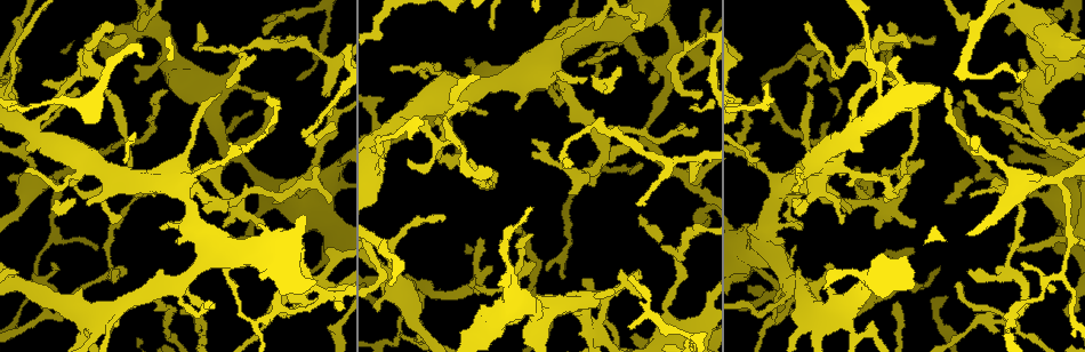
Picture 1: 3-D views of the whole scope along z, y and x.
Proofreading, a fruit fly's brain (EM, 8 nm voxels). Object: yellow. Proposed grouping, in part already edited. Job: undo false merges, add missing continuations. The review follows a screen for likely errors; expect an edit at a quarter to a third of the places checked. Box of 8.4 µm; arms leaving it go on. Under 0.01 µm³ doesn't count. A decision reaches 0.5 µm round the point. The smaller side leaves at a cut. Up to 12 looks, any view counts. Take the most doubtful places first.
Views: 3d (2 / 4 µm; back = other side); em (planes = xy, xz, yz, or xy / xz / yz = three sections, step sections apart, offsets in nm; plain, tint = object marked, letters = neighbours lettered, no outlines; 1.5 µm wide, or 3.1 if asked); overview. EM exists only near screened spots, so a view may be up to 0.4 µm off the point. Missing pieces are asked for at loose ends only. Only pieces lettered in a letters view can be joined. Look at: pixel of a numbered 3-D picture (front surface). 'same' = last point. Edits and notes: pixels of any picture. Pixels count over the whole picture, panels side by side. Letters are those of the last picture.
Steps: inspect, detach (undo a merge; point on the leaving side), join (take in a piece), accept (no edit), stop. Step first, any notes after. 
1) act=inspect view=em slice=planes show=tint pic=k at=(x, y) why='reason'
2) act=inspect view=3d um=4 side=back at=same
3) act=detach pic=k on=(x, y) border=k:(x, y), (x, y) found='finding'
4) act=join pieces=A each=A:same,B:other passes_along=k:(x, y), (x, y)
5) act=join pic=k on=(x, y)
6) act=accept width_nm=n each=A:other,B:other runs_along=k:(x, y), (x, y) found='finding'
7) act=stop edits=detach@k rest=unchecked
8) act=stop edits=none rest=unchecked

act=inspect view=em slice=yz step=4 show=letters pic=1 at=(1057, 19) why='an open end'

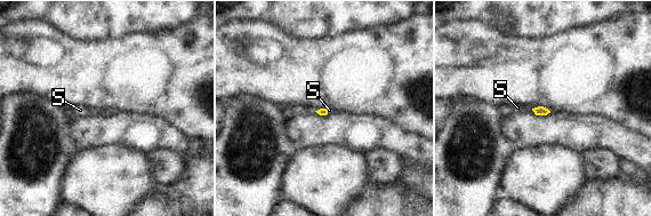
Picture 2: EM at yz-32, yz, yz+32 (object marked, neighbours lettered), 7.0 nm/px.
act=inspect view=em slice=planes show=letters at=same why='cut it another way'

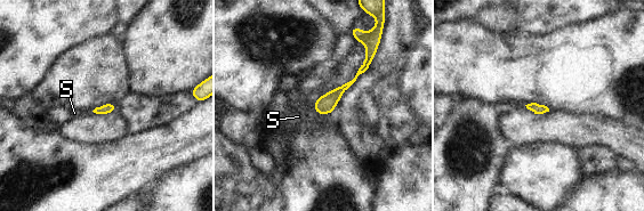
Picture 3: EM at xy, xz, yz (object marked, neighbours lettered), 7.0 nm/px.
act=accept each=S:other runs_along=3:(369, 57), (356, 76), (320, 111) found='none of them fits'

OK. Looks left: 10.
act=inspect view=em slice=xz step=8 show=tint pic=1 at=(634, 26) why='thin end'

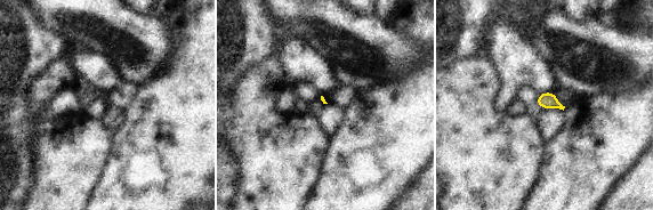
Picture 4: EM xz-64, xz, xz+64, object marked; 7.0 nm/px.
act=inspect view=em slice=planes show=letters at=same why='cut it another way'

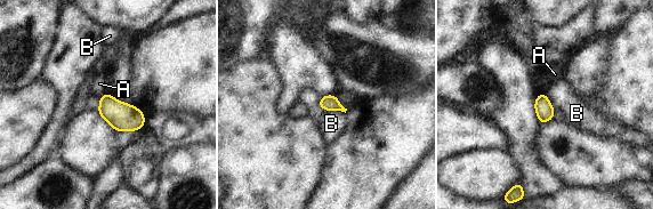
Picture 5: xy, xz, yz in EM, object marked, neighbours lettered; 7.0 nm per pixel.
act=accept width_nm=110 each=A:other,B:other border=5:(323, 110), (340, 110), (345, 113) found='none of them fits'

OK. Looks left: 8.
act=inspect view=3d um=2 pic=1 at=(118, 268) why='branch stops here'

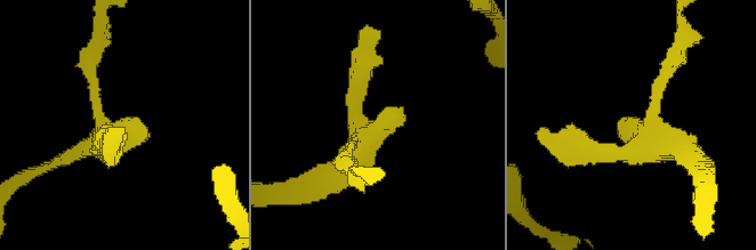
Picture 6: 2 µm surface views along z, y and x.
act=inspect view=em slice=planes show=letters pic=6 at=(617, 122) why='shape alone is not enough'

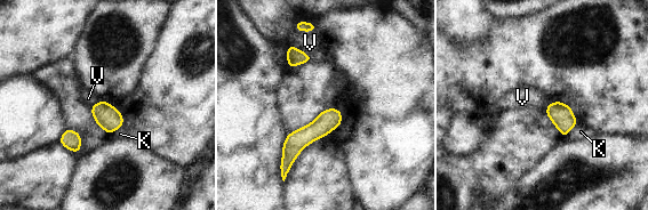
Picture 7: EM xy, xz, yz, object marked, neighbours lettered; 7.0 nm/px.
act=accept each=K:other,V:other border=7:(287, 43), (294, 45), (312, 57) found='none of them fits'

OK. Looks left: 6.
act=inspect view=em slice=planes show=tint pic=1 at=(933, 38) why='free end'

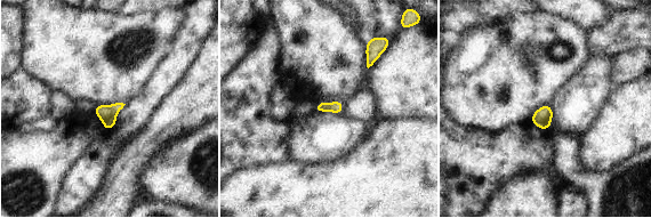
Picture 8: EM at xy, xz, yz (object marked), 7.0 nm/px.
act=inspect view=em slice=planes show=letters at=same why='see the neighbours'

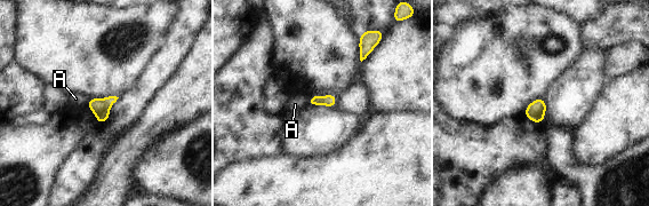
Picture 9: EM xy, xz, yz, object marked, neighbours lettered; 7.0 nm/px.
act=accept width_nm=80 each=A:other border=9:(89, 98), (85, 104) found='no lettered piece goes on from it'

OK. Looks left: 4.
act=inspect view=3d um=4 side=back pic=1 at=(19, 70) why='abrupt turn'

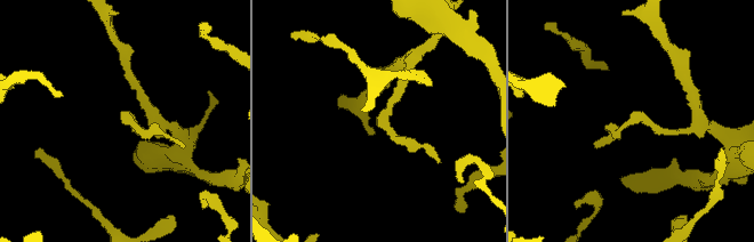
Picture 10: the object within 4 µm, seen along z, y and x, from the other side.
act=inspect view=em slice=xz step=4 show=letters pic=10 at=(385, 117) why='need the tissue'

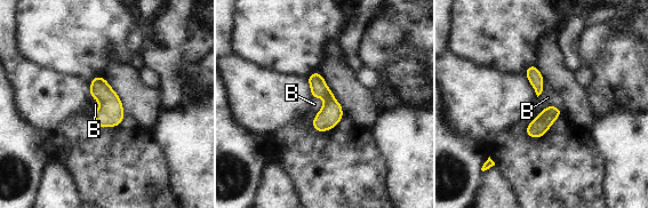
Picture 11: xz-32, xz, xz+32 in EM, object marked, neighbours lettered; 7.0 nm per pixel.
act=inspect view=em slice=planes show=letters at=same

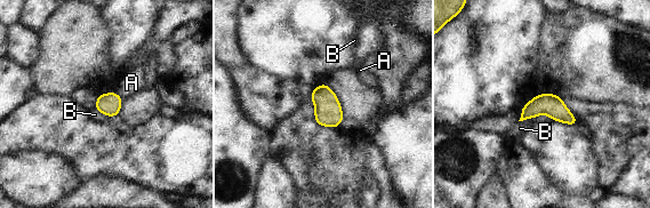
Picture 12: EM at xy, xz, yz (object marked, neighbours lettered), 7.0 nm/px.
act=accept each=A:other,B:other border=12:(552, 119), (539, 114), (519, 121) found='all the same cell'

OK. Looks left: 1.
act=stop edits=none rest=unchecked

